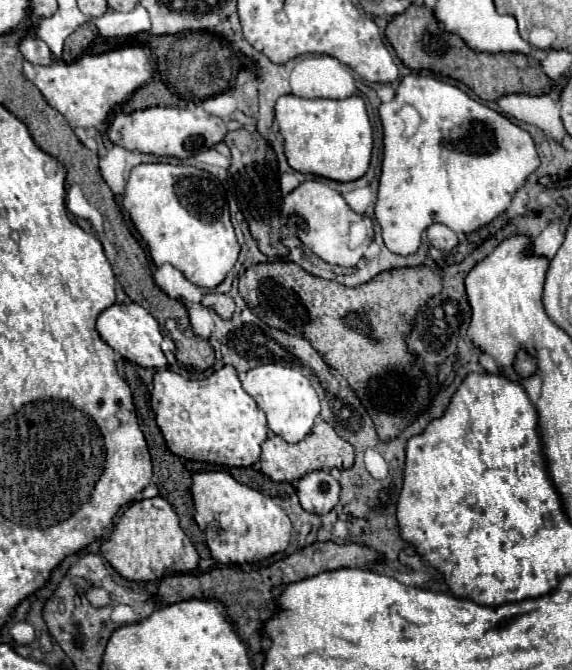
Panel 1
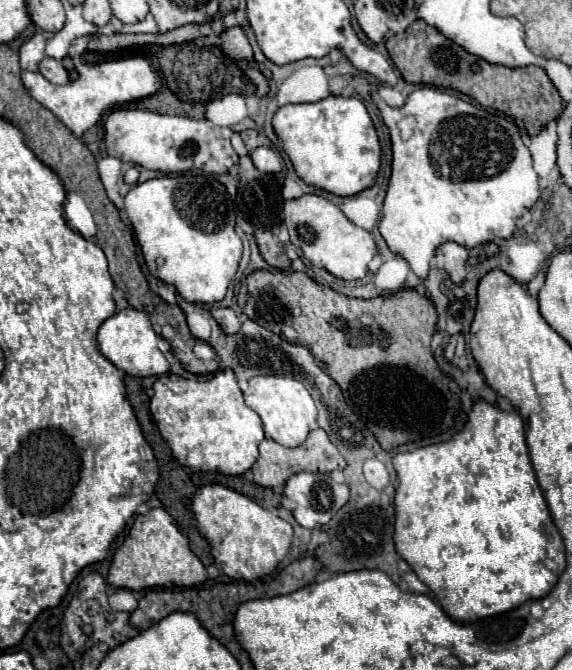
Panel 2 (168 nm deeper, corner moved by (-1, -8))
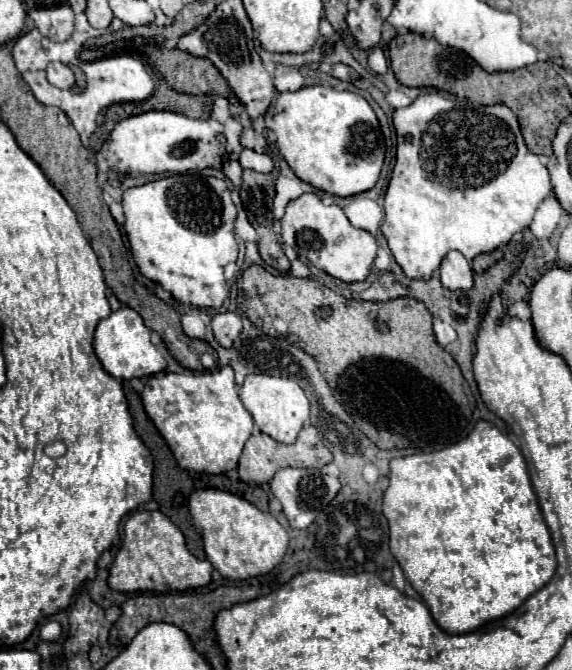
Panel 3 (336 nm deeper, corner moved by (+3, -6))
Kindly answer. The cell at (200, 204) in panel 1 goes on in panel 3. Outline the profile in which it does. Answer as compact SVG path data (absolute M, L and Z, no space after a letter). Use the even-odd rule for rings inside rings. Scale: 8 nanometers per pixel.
M198 173L172 175L158 181L144 183L140 187L130 187L122 195L124 207L124 229L130 241L130 249L140 273L162 285L180 303L192 307L220 307L228 295L224 267L234 263L238 257L238 243L234 237L236 207L232 203L232 193L222 179L202 177Z

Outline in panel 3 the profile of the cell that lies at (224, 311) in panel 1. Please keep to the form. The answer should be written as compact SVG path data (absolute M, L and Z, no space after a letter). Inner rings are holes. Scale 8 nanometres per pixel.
M218 313L212 317L212 331L214 331L214 337L216 341L222 345L222 347L230 347L232 341L240 335L242 331L242 319L238 313Z

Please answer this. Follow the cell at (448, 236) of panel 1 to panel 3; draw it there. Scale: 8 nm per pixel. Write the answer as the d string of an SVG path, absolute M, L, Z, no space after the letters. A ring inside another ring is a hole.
M450 251L440 265L440 279L446 289L470 289L472 287L472 267L466 257L458 251Z

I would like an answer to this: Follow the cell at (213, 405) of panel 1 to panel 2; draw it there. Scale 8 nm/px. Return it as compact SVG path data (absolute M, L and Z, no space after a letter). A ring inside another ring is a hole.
M232 369L214 373L212 379L192 381L172 373L160 375L154 383L150 413L168 441L172 455L186 465L190 449L204 453L202 471L218 471L224 475L242 475L252 467L258 455L258 443L264 439L262 421L256 411L246 407L242 391Z

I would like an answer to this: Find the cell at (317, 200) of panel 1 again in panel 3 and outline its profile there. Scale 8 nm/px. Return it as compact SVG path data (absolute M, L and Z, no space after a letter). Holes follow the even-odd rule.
M304 193L286 205L280 225L284 243L304 253L308 263L314 267L346 283L364 281L368 277L378 249L376 239L368 231L356 229L338 205L324 205L318 195Z

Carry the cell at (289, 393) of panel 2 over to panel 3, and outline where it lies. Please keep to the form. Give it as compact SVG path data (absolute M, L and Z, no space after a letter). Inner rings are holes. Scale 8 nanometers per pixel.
M250 373L240 387L240 401L248 409L260 431L284 445L296 441L302 425L312 415L312 403L308 399L308 393L302 391L300 383L294 381L290 375L274 377L267 373Z

